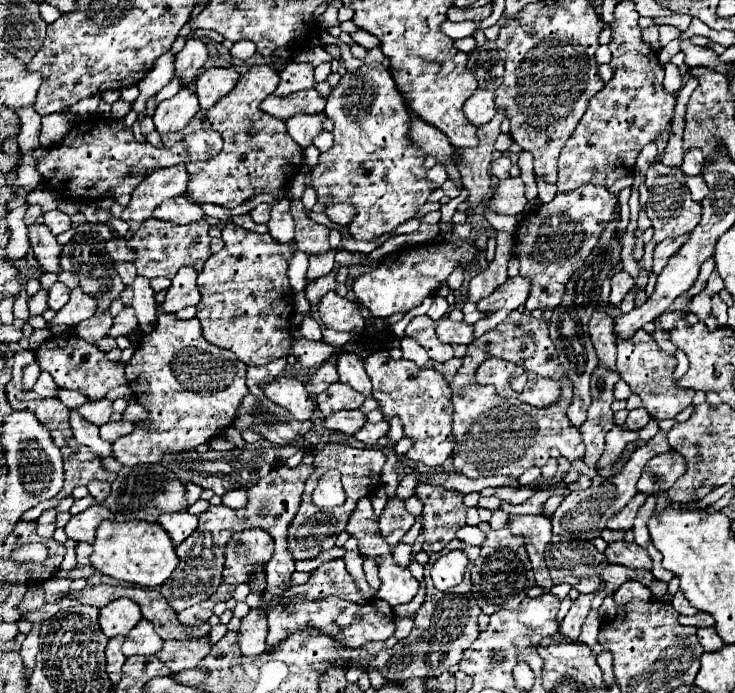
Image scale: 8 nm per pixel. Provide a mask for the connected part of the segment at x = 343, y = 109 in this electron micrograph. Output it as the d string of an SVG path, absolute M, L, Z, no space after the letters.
M362 66L356 72L342 76L336 88L332 88L324 112L334 120L334 146L320 154L318 164L310 172L310 184L316 190L320 204L348 202L354 206L356 216L350 222L350 234L356 240L374 240L382 234L394 232L400 224L414 218L422 204L428 200L430 192L436 188L426 180L426 170L422 168L424 156L408 144L408 108L404 96L400 94L388 68Z

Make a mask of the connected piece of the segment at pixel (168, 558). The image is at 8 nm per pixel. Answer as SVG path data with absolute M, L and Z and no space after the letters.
M104 520L96 530L96 540L92 548L94 552L90 554L88 560L96 570L116 580L134 582L148 588L162 586L178 566L174 544L172 540L168 540L168 532L164 532L164 528L160 528L158 522Z

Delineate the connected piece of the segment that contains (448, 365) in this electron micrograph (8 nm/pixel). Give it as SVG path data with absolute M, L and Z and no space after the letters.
M454 356L454 358L450 358L450 360L444 362L444 364L436 362L436 364L434 364L434 370L440 372L446 382L452 382L452 378L456 376L456 370L458 370L460 366L462 366L462 358L456 358L456 356Z

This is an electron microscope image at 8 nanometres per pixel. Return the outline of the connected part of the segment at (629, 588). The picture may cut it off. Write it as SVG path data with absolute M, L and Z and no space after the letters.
M628 580L624 582L616 592L614 592L614 602L616 602L616 614L622 618L622 610L624 606L634 600L634 598L640 598L640 600L652 600L652 592L648 586L642 586L640 582L634 582L634 580Z

